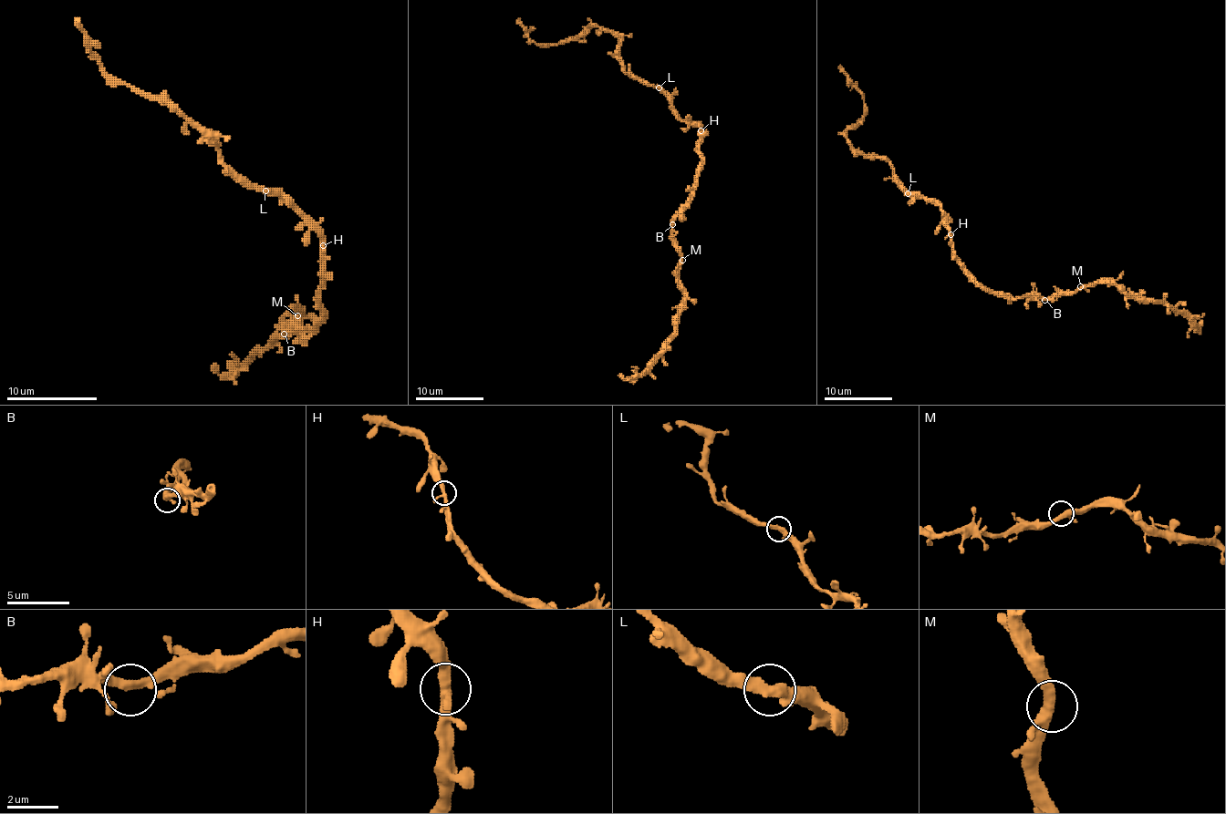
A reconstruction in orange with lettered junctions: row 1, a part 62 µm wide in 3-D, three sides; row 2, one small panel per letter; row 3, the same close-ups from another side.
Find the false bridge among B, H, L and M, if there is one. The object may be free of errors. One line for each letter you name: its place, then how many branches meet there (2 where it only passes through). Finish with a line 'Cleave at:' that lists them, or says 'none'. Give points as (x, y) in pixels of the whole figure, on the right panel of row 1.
Cleave at: none

